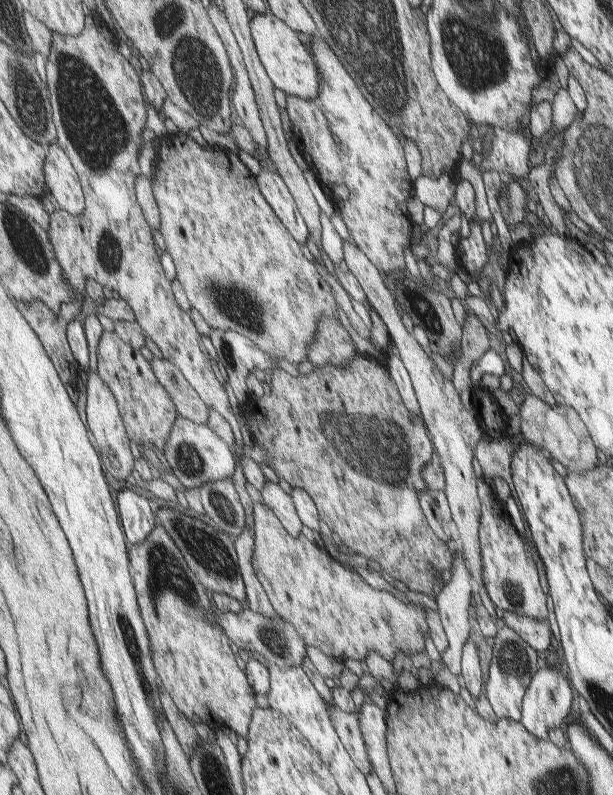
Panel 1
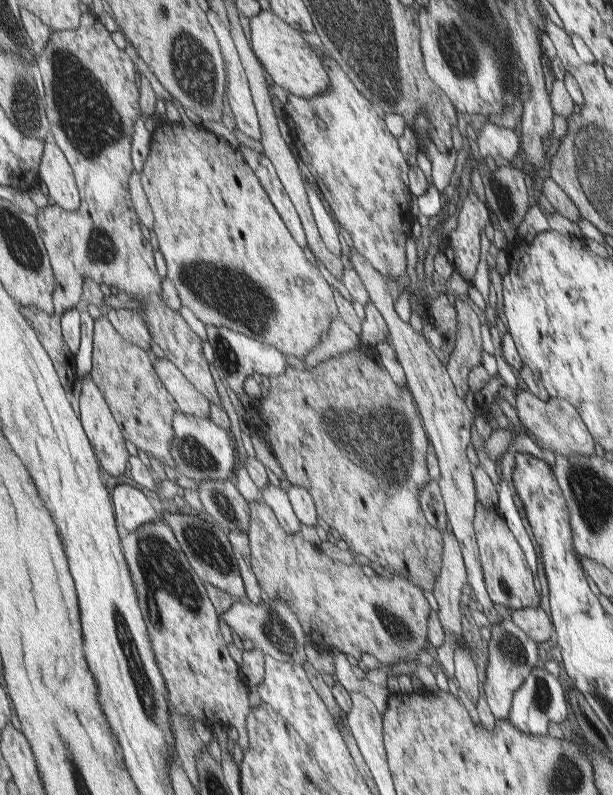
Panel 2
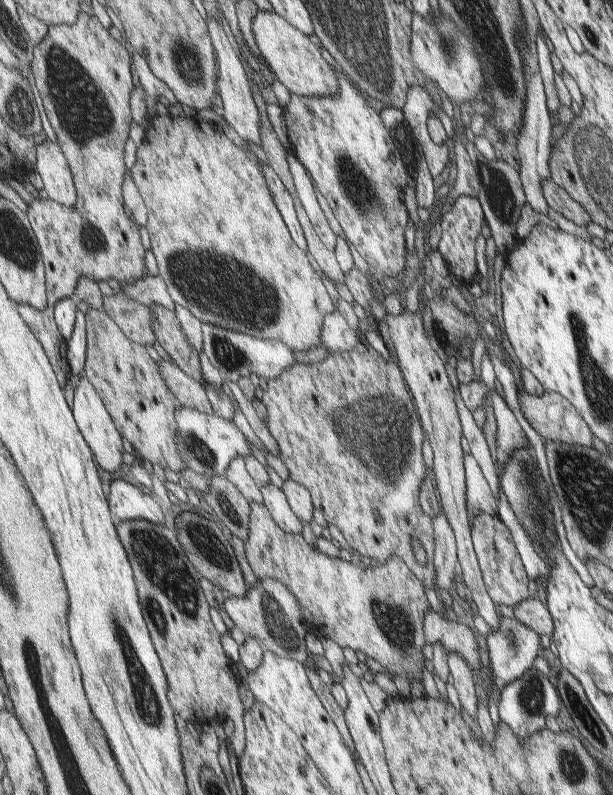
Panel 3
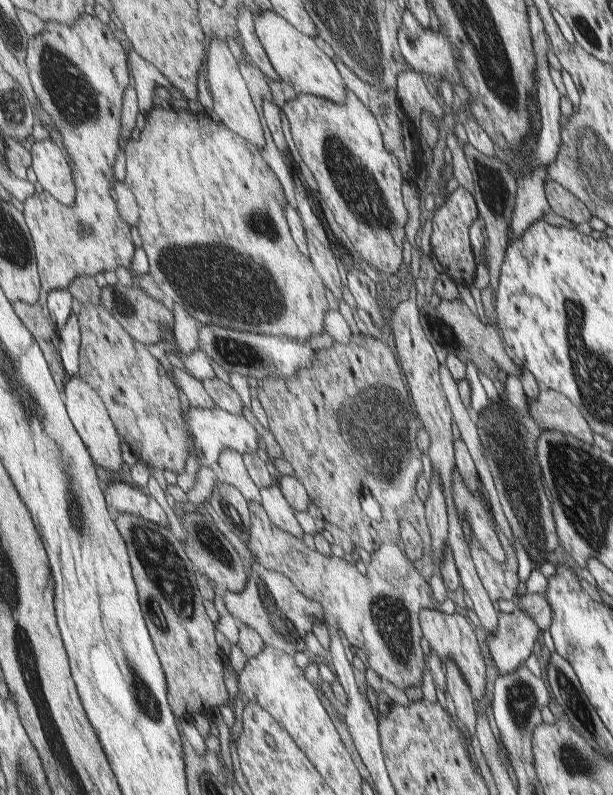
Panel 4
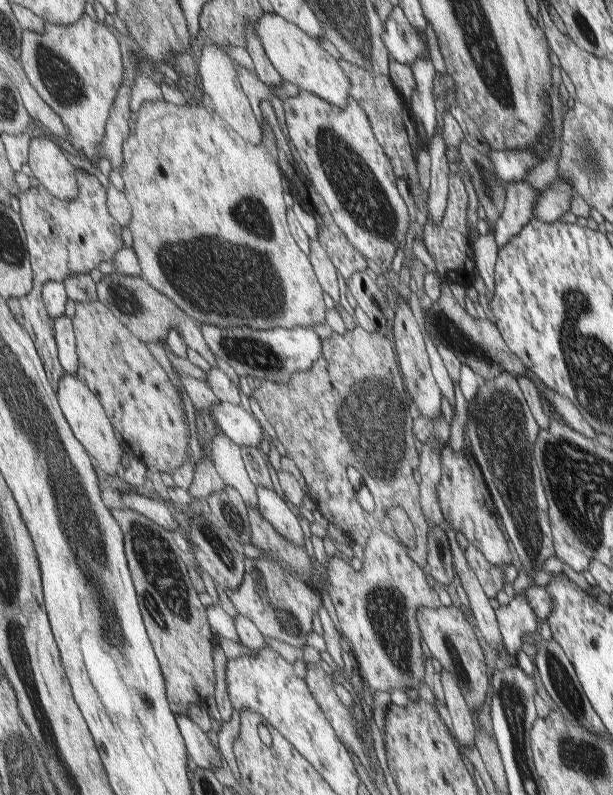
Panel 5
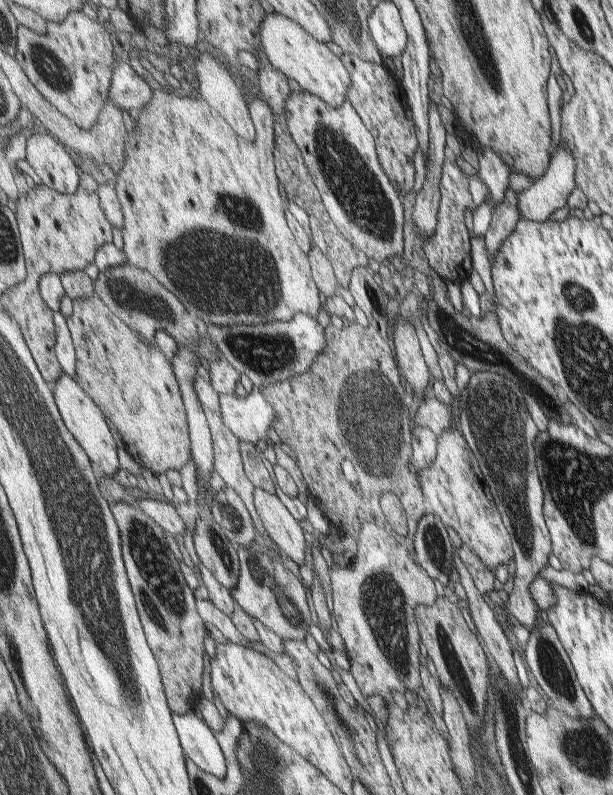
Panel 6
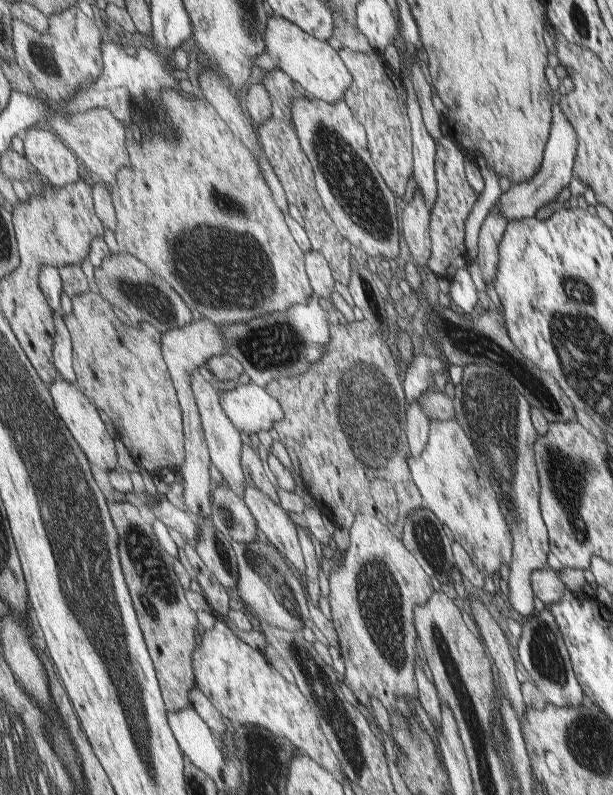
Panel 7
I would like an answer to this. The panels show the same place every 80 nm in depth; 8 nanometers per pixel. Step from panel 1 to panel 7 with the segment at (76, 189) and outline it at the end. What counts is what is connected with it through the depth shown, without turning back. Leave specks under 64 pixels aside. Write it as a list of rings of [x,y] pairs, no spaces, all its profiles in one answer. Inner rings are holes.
[[[38,128],[27,130],[24,148],[26,158],[46,183],[59,188],[79,182],[77,158],[59,134]]]

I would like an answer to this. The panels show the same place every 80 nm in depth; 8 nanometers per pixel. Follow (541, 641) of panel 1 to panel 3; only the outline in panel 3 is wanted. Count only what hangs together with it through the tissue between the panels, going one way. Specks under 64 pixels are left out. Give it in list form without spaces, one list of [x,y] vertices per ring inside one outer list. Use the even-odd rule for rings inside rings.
[[[528,597],[521,600],[517,606],[513,608],[514,618],[519,622],[523,622],[523,626],[527,626],[533,630],[538,636],[551,637],[552,634],[552,619],[543,605],[538,599]]]

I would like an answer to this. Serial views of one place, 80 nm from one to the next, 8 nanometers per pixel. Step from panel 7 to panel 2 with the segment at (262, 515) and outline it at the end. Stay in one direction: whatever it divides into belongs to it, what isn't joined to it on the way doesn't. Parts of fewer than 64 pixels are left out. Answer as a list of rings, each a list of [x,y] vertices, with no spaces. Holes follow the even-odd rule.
[[[270,484],[265,488],[264,502],[271,506],[277,520],[287,533],[296,534],[300,532],[301,522],[293,510],[288,492],[285,492],[280,486]]]

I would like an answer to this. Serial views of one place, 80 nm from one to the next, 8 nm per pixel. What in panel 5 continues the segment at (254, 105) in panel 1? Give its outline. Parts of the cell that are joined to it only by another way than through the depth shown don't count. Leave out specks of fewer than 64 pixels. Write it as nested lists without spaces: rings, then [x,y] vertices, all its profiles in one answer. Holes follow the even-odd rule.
[[[211,44],[202,50],[198,60],[198,75],[203,86],[203,103],[207,108],[216,111],[244,140],[252,143],[263,141],[263,129],[259,126],[259,120],[251,108],[251,102],[247,94],[241,88],[238,66],[231,56],[227,54],[225,47]]]

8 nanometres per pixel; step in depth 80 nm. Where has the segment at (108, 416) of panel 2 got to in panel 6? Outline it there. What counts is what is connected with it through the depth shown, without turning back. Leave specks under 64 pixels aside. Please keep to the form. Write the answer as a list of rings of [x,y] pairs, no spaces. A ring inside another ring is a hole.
[[[66,373],[61,376],[60,381],[57,382],[57,386],[53,390],[57,410],[63,418],[63,424],[67,426],[67,430],[73,434],[73,437],[89,454],[93,464],[97,464],[105,476],[114,478],[119,472],[121,464],[119,464],[119,456],[117,456],[117,446],[113,444],[113,438],[111,438],[107,418],[103,414],[104,410],[101,410],[99,404],[95,403],[95,400],[89,396],[88,392]]]

